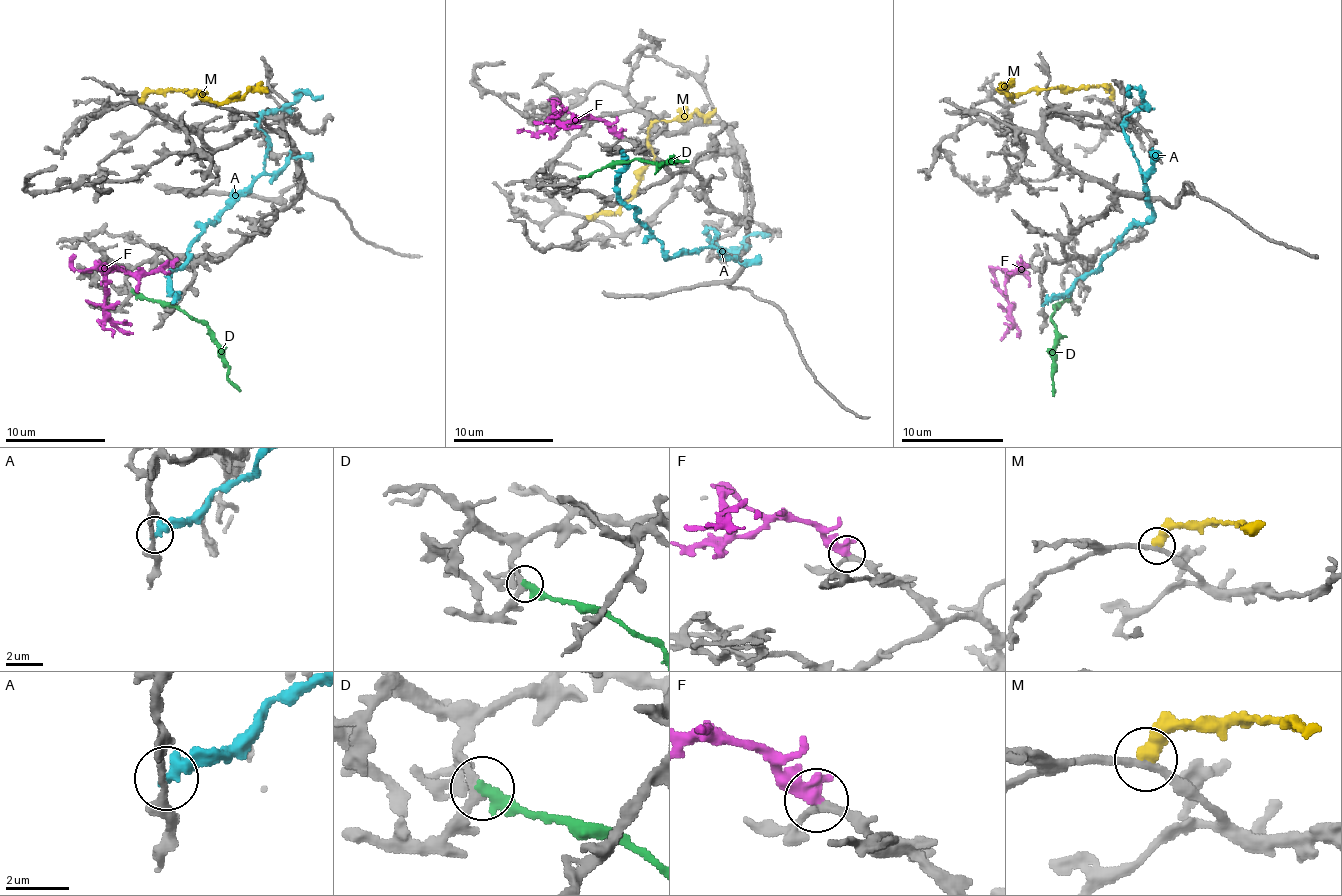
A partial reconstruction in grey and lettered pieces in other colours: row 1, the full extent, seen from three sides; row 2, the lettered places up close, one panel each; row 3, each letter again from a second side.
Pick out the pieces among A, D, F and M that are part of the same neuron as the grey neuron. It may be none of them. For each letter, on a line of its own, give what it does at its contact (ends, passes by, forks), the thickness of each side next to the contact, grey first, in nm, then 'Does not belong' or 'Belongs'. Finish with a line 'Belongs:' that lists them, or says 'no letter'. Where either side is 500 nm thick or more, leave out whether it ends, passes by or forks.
A: Thickness 280 nm (grey) against 500 nm. Does not belong
D: It ends there. Thickness 240 nm (grey) against 320 nm. Does not belong
F: Thickness 280 nm (grey) against 550 nm. Belongs
M: It ends there. Thickness 240 nm (grey) against 480 nm. Does not belong
Belongs: F

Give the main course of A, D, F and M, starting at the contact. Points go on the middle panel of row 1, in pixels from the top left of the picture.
A: (621, 152), (616, 195), (671, 257), (711, 245), (709, 230), (721, 247), (739, 250), (746, 237), (771, 235)
D: (581, 177), (594, 170), (644, 160), (689, 162)
F: (621, 137), (599, 120), (574, 117), (554, 105), (554, 117), (569, 127), (581, 125)
M: (589, 217), (611, 215), (631, 195), (639, 172), (654, 157), (649, 137), (654, 122), (711, 112), (716, 107)

